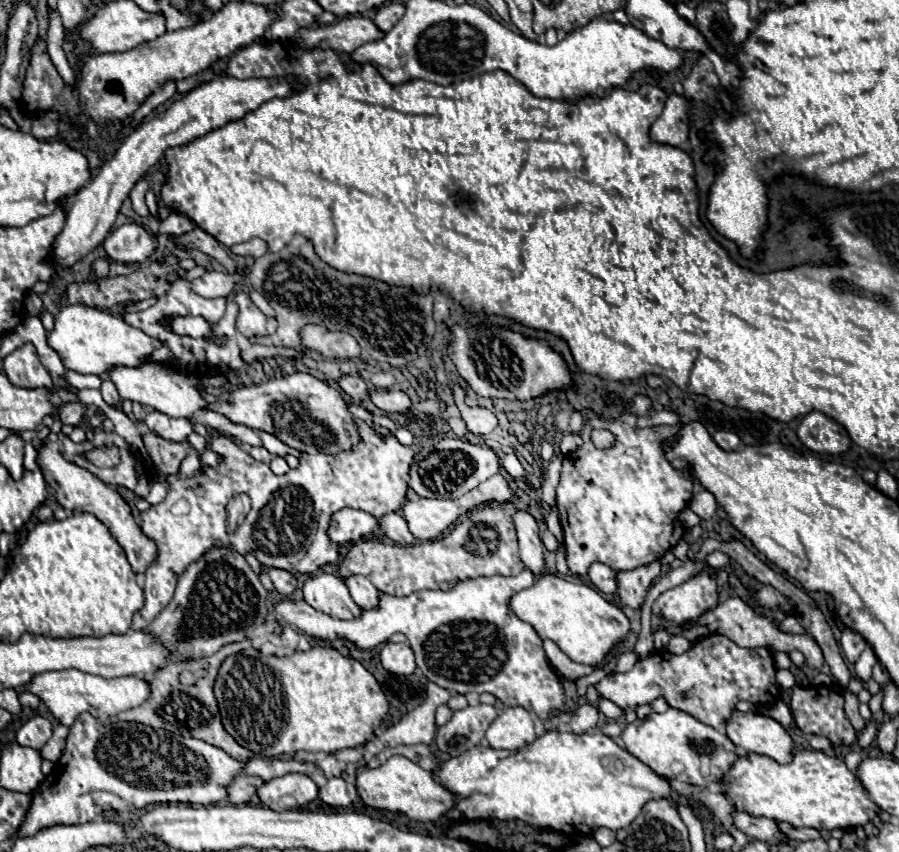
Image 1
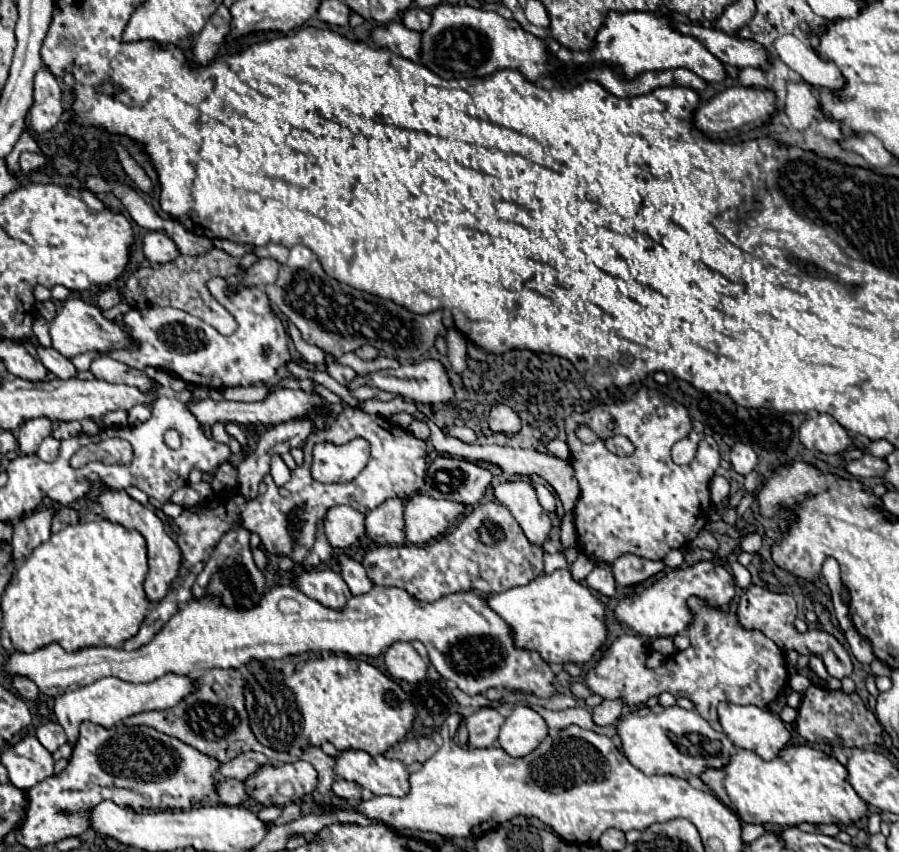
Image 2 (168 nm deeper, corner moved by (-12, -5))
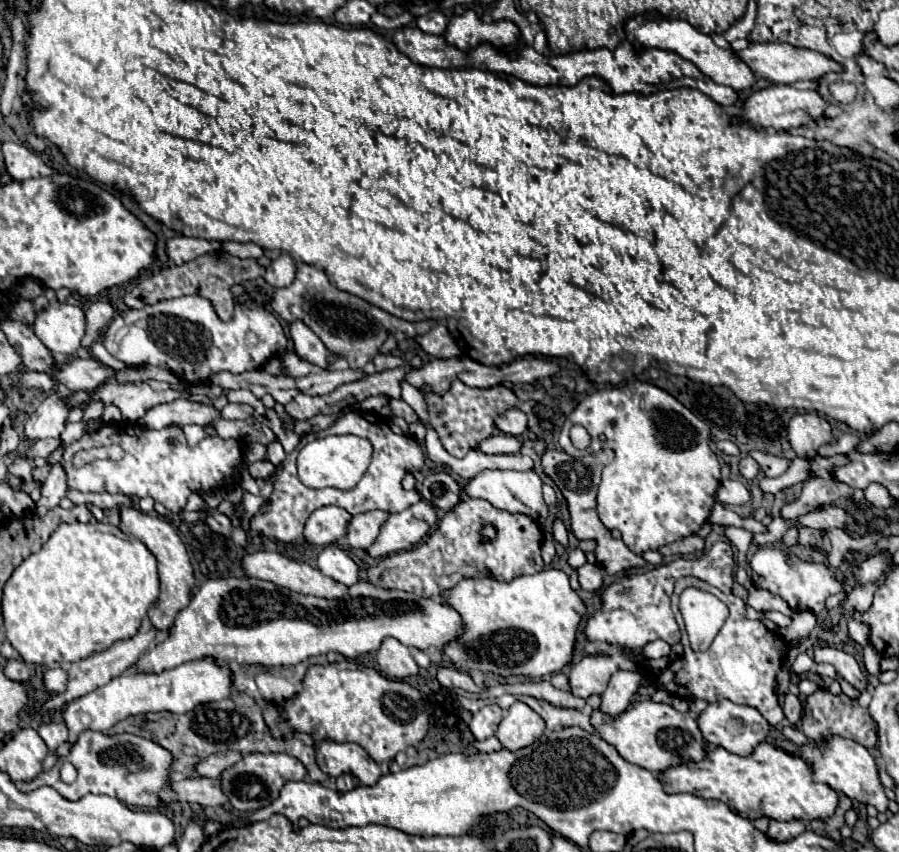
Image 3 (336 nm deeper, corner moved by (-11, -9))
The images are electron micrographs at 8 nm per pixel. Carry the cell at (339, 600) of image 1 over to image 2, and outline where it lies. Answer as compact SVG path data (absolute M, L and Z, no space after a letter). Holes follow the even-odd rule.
M302 570L294 574L292 586L296 586L300 592L304 592L308 598L328 606L328 608L344 608L344 604L352 598L346 582L340 574L334 570Z

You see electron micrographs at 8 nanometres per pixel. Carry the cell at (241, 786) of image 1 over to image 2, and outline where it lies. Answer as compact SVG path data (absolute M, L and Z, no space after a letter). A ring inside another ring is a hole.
M220 780L216 784L216 800L226 806L238 806L246 800L244 784L240 780Z

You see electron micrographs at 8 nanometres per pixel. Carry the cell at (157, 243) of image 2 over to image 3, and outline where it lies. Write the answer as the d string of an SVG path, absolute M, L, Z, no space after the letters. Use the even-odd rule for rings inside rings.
M175 236L171 240L167 240L165 244L165 252L167 256L177 264L185 264L201 254L207 252L217 252L221 248L221 242L209 242L209 240L201 240L201 238L187 238L187 236Z

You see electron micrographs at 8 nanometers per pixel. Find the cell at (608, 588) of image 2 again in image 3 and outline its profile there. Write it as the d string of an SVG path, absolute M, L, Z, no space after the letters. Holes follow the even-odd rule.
M583 564L581 568L577 568L579 572L579 584L583 590L587 592L597 592L599 588L603 588L603 570L599 564Z

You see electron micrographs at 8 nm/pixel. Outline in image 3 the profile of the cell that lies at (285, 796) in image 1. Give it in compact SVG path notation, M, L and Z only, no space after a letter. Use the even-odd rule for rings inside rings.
M245 754L237 764L227 768L221 776L223 792L227 794L231 806L239 812L255 812L265 808L267 802L275 802L279 798L281 788L287 782L303 780L307 776L307 768L293 756L287 754Z

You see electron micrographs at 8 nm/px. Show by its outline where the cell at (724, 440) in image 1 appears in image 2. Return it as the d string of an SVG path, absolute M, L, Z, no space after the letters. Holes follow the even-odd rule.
M734 444L734 446L732 446L732 456L730 456L730 460L732 460L734 470L736 470L738 474L742 474L742 476L750 474L750 472L756 468L756 464L758 464L756 452L754 452L750 446L744 446L744 444Z

